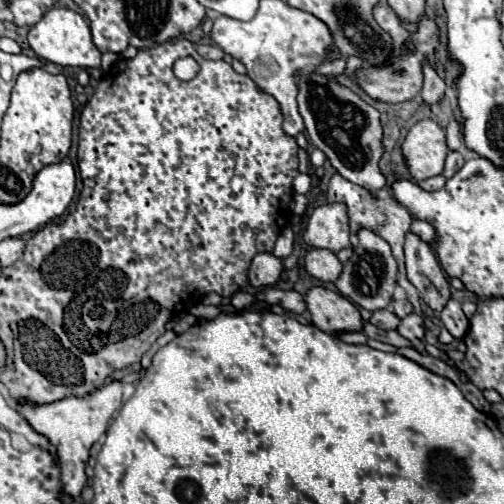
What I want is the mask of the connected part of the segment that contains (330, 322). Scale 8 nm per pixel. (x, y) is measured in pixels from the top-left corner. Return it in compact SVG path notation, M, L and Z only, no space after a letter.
M313 287L307 293L305 303L311 313L313 325L329 335L339 335L345 331L363 331L363 319L357 307L335 291Z

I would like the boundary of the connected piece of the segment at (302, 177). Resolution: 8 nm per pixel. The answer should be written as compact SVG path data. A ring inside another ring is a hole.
M299 173L293 180L293 190L296 194L307 194L312 187L312 178L306 173Z

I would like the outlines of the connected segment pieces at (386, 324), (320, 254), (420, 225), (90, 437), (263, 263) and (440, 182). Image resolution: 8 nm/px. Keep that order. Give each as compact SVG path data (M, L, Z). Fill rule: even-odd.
M381 309L381 311L373 311L369 321L379 329L397 329L397 323L401 319L391 309Z
M311 249L305 255L305 271L323 283L335 283L341 275L341 261L329 249Z
M415 219L413 225L411 225L411 231L417 233L417 235L419 235L421 239L425 239L427 243L435 243L435 241L439 241L437 229L435 229L431 223L427 223L427 221L419 221L419 219Z
M111 381L109 385L85 397L67 397L67 399L61 399L49 405L29 405L29 403L21 405L29 425L37 433L45 435L51 441L51 445L57 449L57 463L61 469L63 489L75 499L79 499L81 489L87 483L85 465L89 459L89 449L107 431L109 419L113 417L115 411L121 409L121 405L123 405L123 383L121 381Z
M259 253L253 257L251 267L249 267L249 283L255 289L265 289L273 287L279 281L279 275L283 271L281 261L271 255L271 253Z
M437 175L437 177L431 177L431 179L419 181L417 185L419 185L421 189L425 189L425 191L437 191L437 189L441 189L441 187L445 185L445 177L443 177L443 175Z

